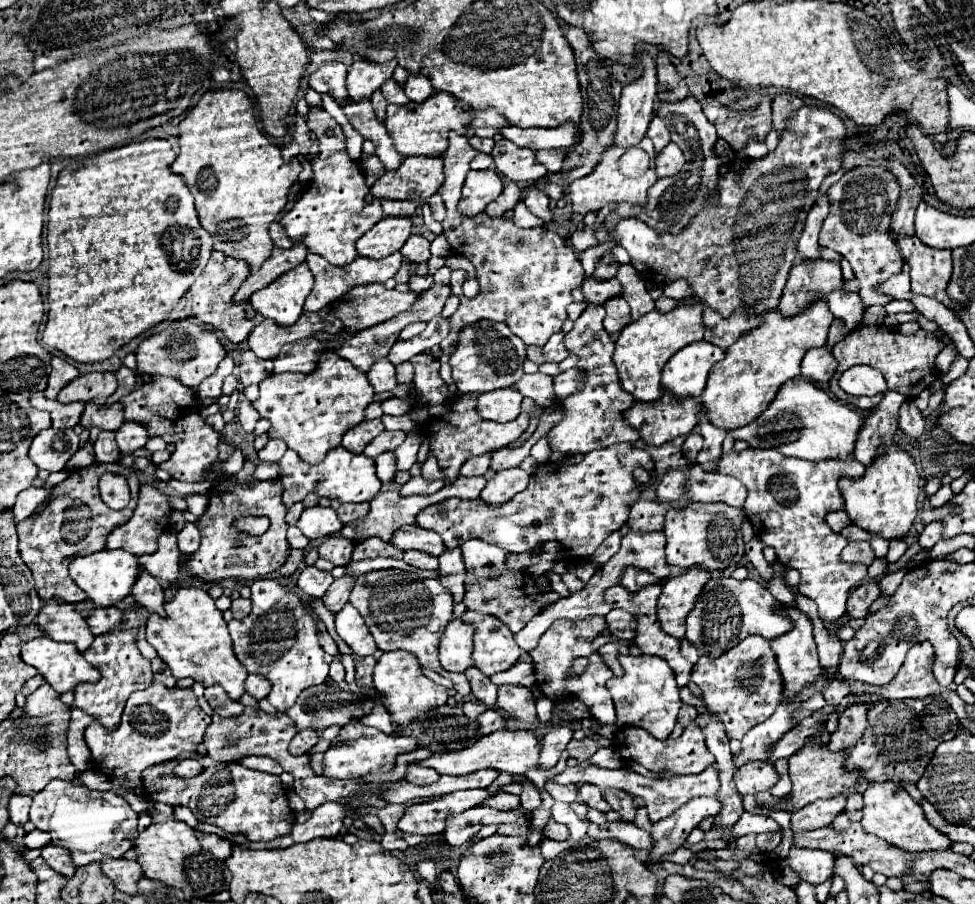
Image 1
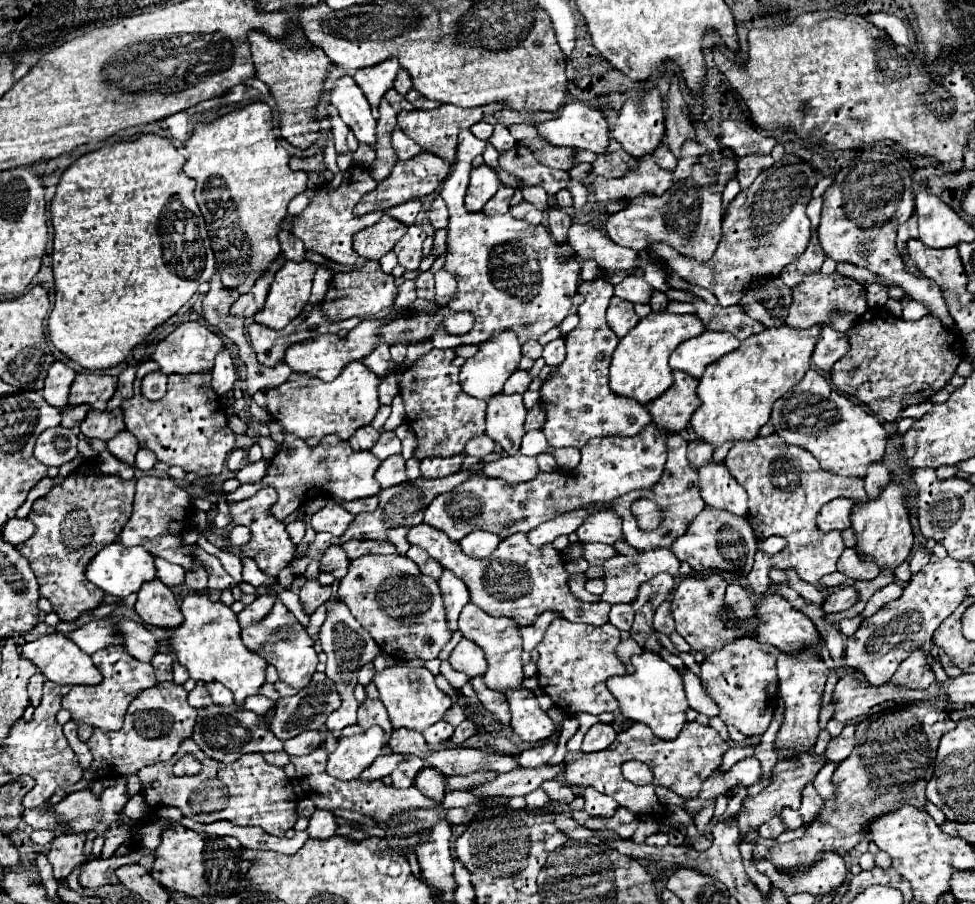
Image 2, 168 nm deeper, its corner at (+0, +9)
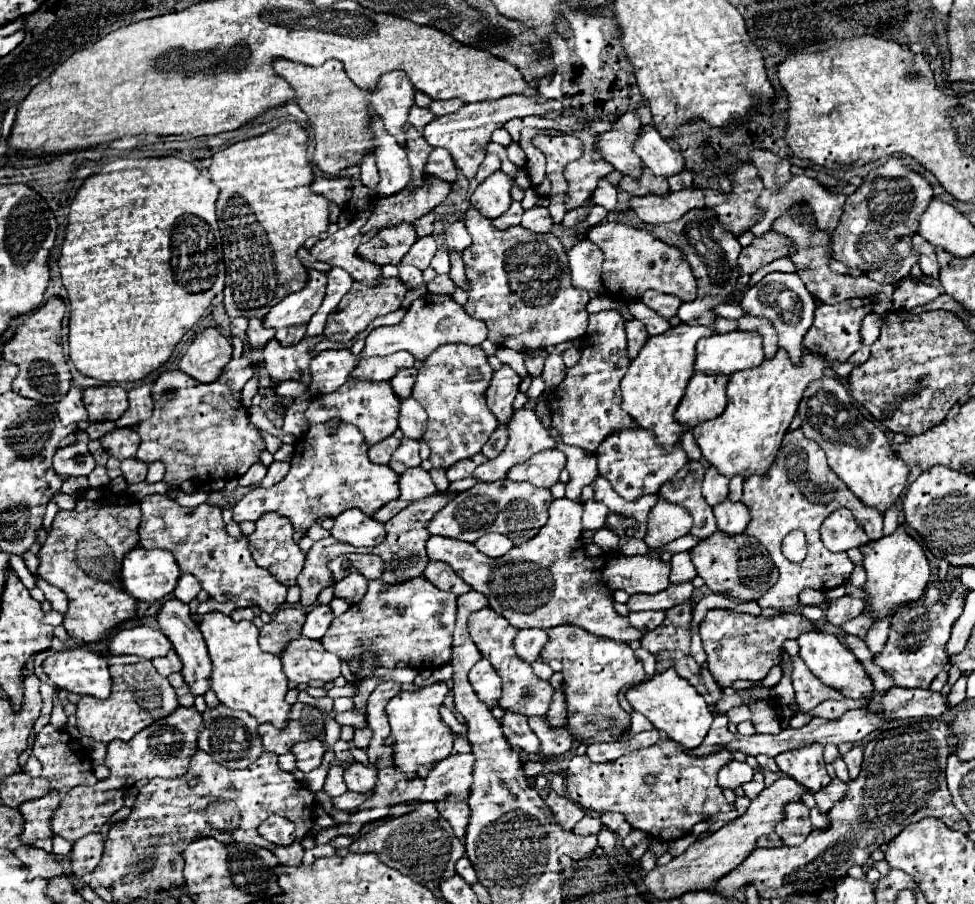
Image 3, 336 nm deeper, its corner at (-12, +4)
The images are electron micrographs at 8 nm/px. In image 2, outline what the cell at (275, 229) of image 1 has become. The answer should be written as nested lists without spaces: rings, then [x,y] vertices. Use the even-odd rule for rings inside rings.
[[[280,231],[278,241],[280,241],[280,247],[282,247],[282,255],[286,259],[292,259],[292,261],[304,259],[304,243],[298,237],[294,237],[290,231]]]

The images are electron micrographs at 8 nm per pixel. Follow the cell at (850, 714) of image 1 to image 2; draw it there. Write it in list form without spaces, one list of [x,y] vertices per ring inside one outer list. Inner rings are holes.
[[[846,725],[838,737],[832,737],[832,741],[828,743],[826,753],[824,753],[824,755],[828,757],[828,761],[840,763],[842,759],[846,759],[846,757],[852,753],[852,749],[856,747],[854,729],[856,729],[856,727],[852,727],[852,725],[848,727],[848,725]]]

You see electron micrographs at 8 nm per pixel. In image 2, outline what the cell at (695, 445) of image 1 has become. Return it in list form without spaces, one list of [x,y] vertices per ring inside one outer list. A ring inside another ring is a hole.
[[[694,439],[688,443],[688,459],[698,469],[700,463],[708,463],[712,459],[714,447],[710,443],[704,443],[702,439]]]

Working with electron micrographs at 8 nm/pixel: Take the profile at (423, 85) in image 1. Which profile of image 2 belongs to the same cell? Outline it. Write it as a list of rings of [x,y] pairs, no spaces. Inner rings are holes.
[[[414,87],[408,91],[408,95],[406,95],[406,99],[416,107],[416,109],[434,109],[434,107],[438,107],[440,103],[438,101],[432,101],[432,99],[426,99],[422,93],[418,93]]]

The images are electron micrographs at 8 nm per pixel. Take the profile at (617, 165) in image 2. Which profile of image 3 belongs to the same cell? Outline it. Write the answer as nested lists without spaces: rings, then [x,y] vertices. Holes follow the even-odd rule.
[[[644,168],[642,178],[634,180],[630,176],[624,176],[620,180],[620,188],[630,192],[632,196],[648,196],[648,194],[656,194],[656,196],[666,196],[670,194],[670,186],[668,180],[664,176],[654,176],[650,172],[650,168]]]

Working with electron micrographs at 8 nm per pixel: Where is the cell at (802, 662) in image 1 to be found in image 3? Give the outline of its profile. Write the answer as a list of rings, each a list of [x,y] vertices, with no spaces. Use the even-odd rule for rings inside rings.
[[[812,744],[800,750],[782,752],[776,756],[778,770],[798,780],[798,784],[802,784],[808,792],[814,794],[830,784],[830,776],[824,768],[826,764],[822,758],[822,750],[824,750],[822,744]]]

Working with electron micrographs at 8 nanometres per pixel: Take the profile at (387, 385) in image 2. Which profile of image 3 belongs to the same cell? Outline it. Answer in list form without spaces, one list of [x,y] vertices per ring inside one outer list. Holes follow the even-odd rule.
[[[402,400],[402,408],[400,408],[400,430],[406,438],[410,440],[422,440],[424,432],[426,432],[426,412],[424,408],[414,400]]]

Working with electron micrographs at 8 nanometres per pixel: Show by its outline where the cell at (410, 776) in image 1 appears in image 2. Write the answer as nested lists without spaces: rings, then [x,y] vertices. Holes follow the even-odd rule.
[[[424,767],[418,771],[414,779],[414,787],[418,787],[426,797],[442,801],[444,797],[444,775],[436,767]]]

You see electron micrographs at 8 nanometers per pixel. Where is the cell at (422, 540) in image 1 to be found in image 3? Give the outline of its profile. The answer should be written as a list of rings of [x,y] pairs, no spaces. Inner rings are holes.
[[[568,498],[554,500],[548,508],[548,522],[542,530],[522,546],[514,546],[500,558],[488,558],[472,544],[462,540],[446,540],[430,536],[428,558],[452,566],[452,570],[472,586],[472,590],[490,598],[490,608],[502,614],[514,628],[554,628],[574,624],[596,636],[618,642],[640,640],[642,632],[628,618],[616,614],[614,592],[658,594],[668,588],[670,562],[654,556],[600,554],[588,558],[582,544],[582,504]]]

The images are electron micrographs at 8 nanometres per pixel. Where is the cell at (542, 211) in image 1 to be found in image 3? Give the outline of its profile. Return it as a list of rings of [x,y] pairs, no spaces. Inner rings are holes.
[[[588,240],[576,242],[576,246],[568,252],[570,274],[574,288],[586,292],[602,292],[602,250]]]

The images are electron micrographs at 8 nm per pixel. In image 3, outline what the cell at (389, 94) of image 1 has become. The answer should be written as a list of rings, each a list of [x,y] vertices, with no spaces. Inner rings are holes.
[[[414,106],[414,108],[410,110],[408,122],[410,122],[412,126],[416,126],[416,128],[422,132],[422,130],[424,130],[424,126],[426,126],[426,124],[430,124],[434,118],[436,118],[436,116],[434,116],[432,112],[428,112],[428,108],[420,108],[420,106]]]

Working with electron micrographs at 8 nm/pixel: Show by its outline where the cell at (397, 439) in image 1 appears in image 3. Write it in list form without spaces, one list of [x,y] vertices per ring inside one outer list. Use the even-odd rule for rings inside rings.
[[[402,438],[400,448],[396,450],[394,458],[390,460],[390,466],[392,466],[392,468],[398,472],[398,474],[406,472],[408,468],[420,466],[420,462],[422,462],[422,460],[420,460],[420,456],[418,456],[418,450],[420,450],[420,444],[418,444],[418,442]]]

